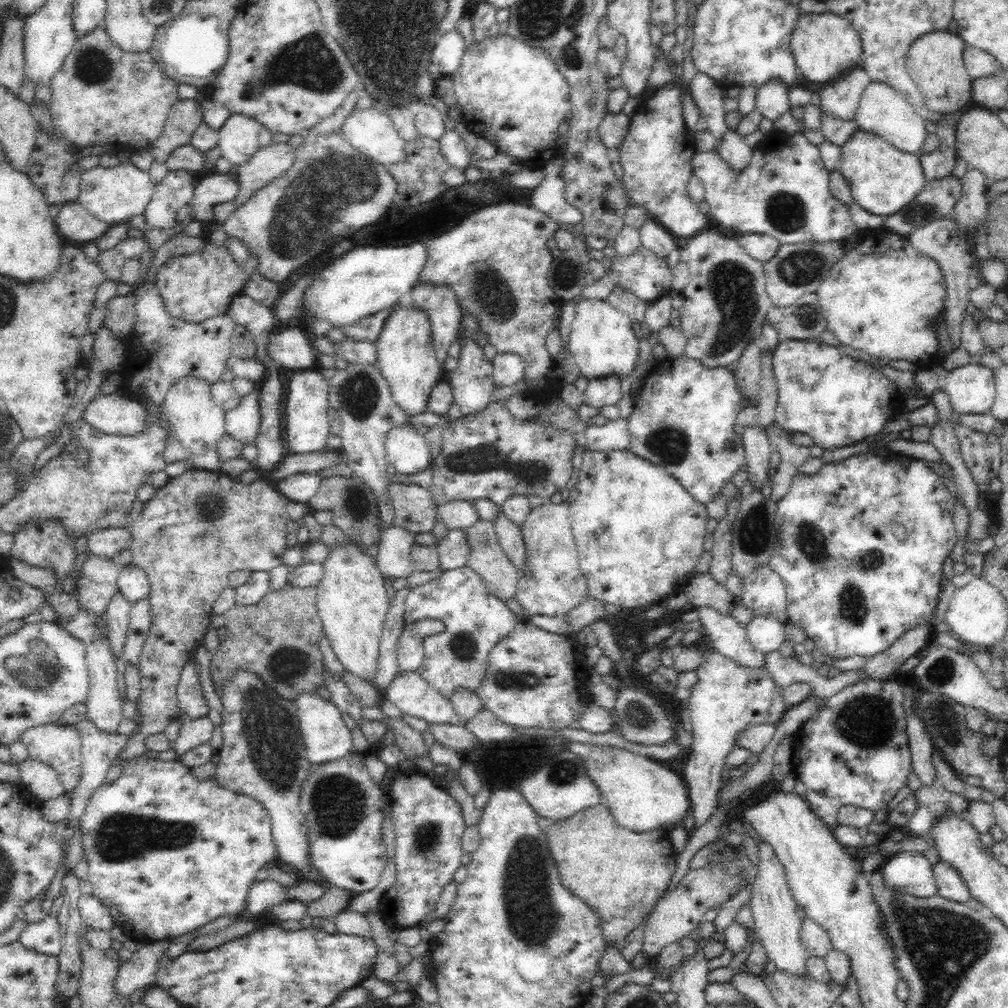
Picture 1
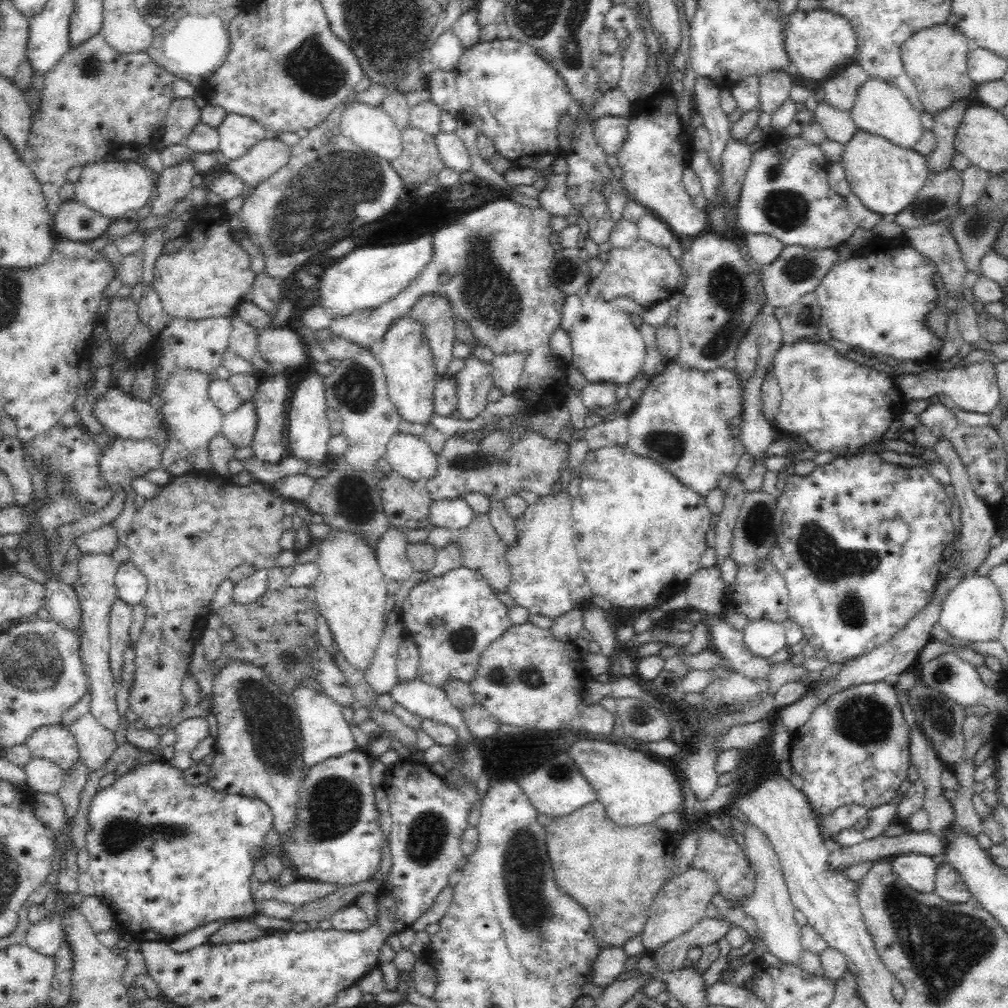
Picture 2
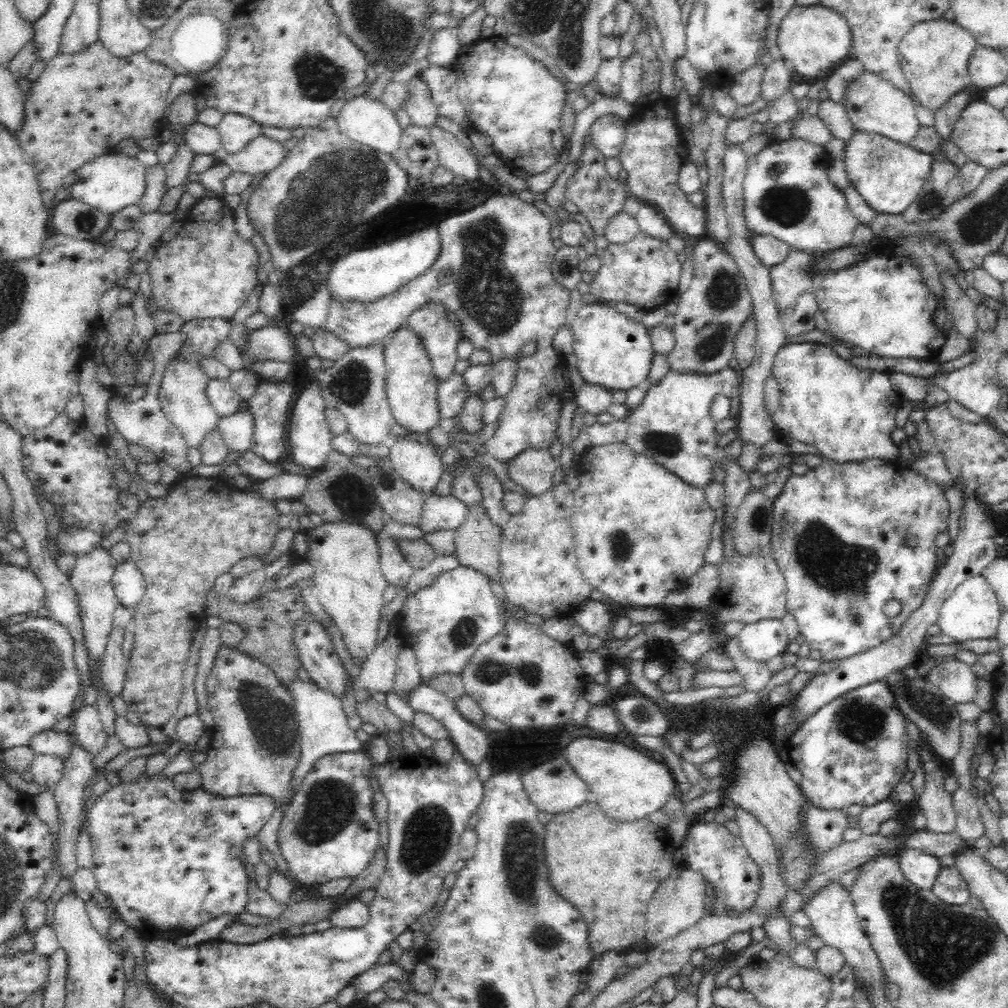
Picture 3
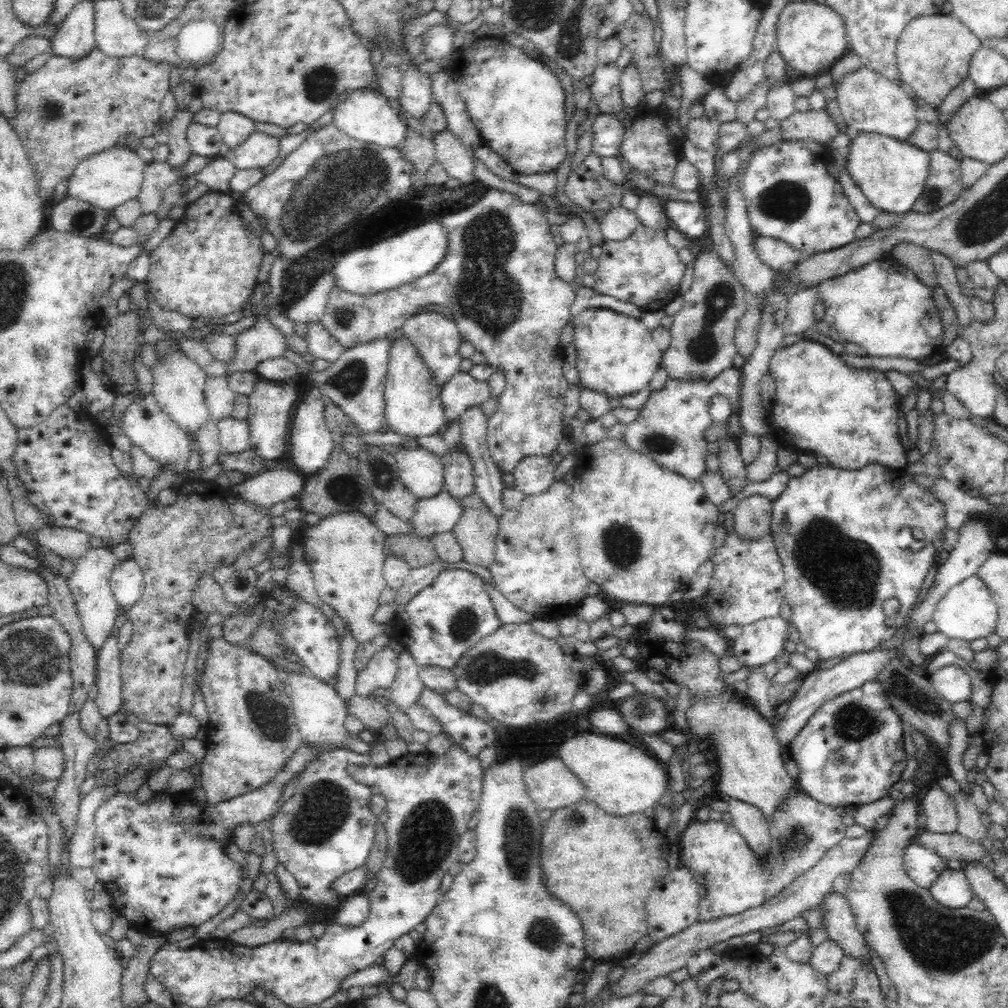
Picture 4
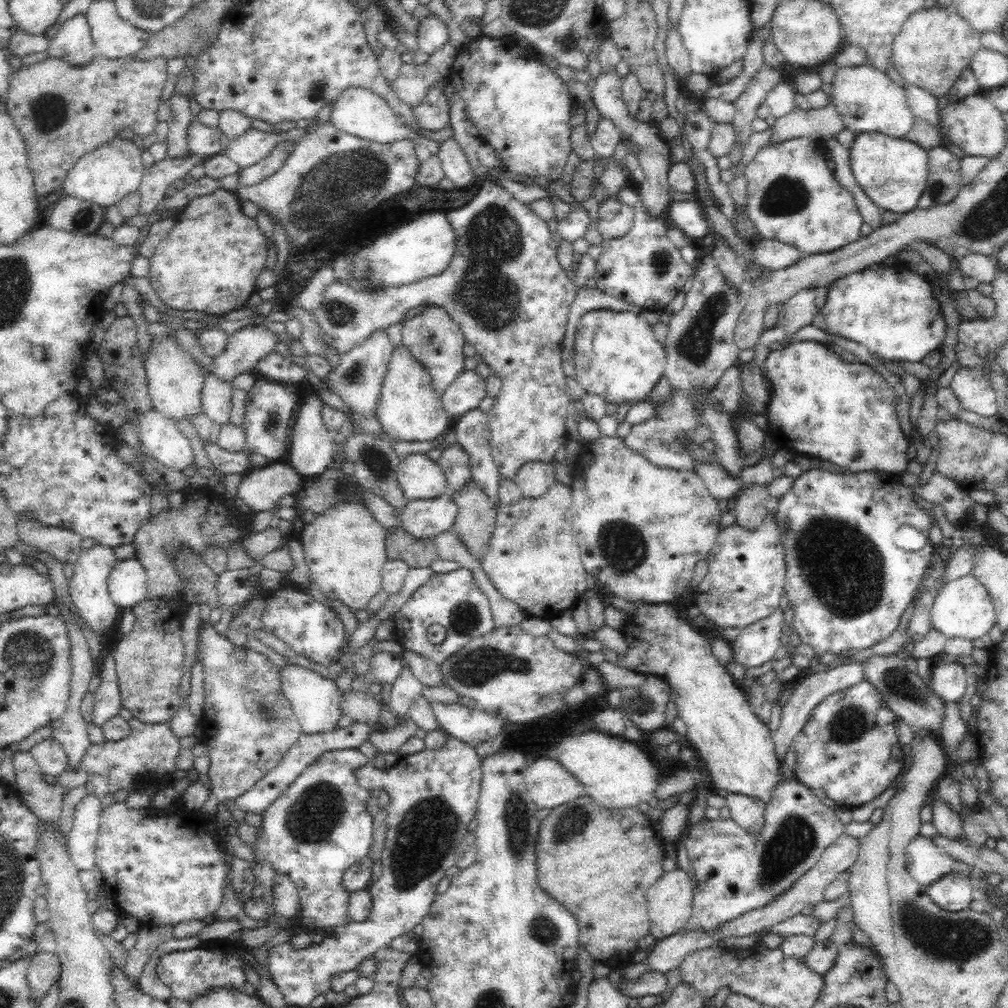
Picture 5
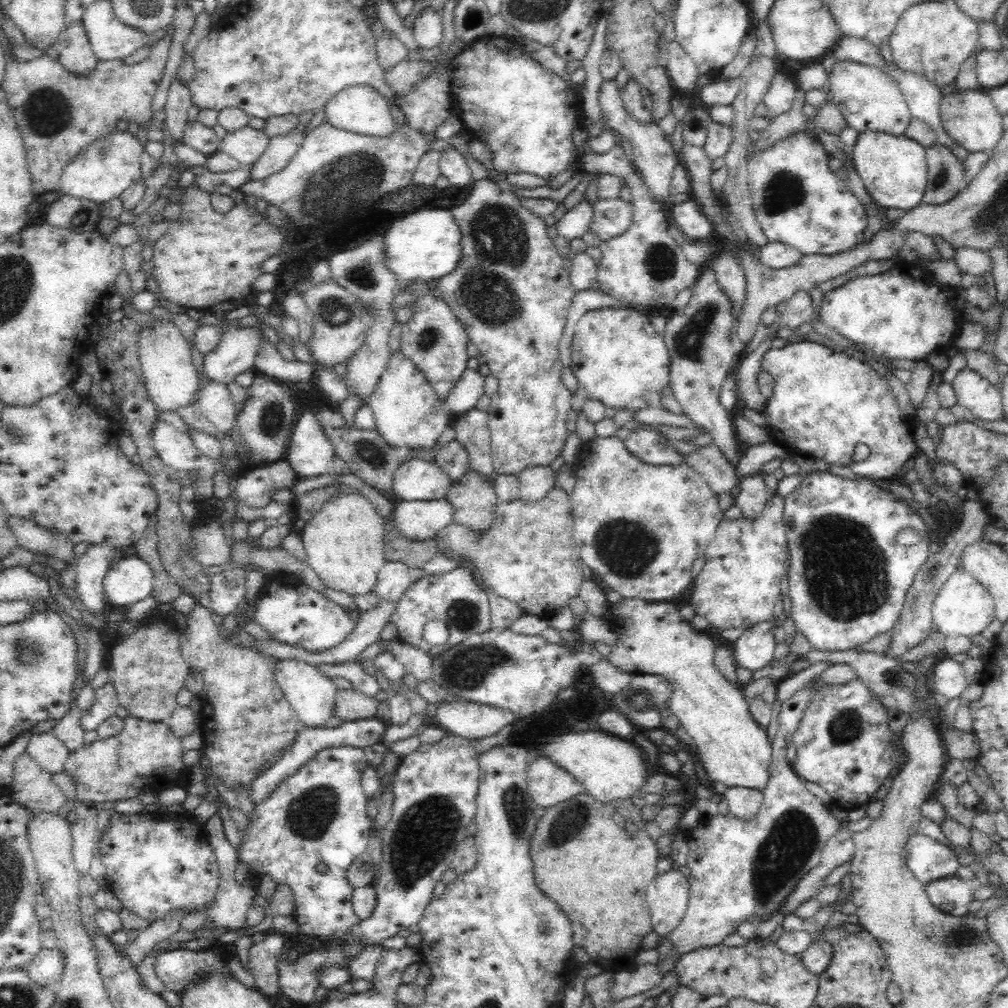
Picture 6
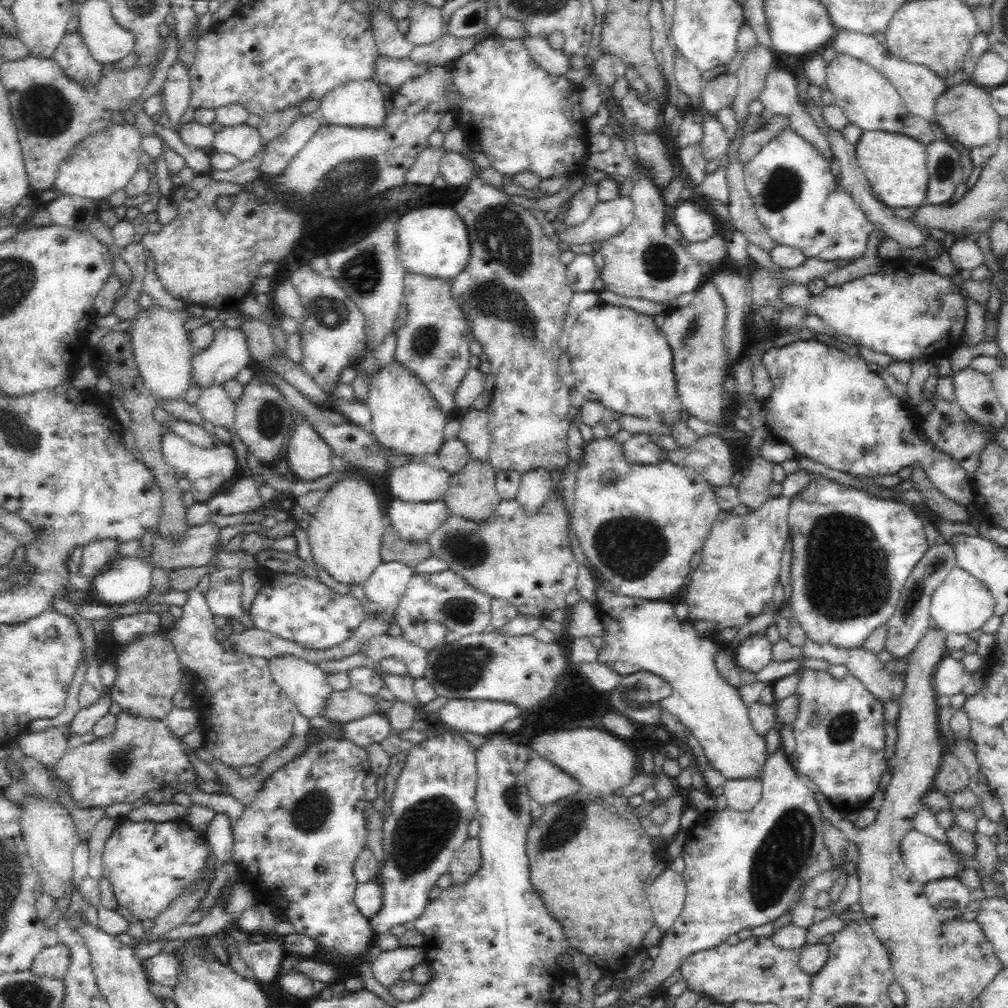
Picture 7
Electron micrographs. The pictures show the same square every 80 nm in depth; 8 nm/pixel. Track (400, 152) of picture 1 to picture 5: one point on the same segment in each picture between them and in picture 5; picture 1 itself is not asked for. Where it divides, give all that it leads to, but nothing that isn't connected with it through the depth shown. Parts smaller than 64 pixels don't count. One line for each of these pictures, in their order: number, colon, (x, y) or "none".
2: (370, 127)
3: (362, 120)
4: (367, 117)
5: (361, 113)

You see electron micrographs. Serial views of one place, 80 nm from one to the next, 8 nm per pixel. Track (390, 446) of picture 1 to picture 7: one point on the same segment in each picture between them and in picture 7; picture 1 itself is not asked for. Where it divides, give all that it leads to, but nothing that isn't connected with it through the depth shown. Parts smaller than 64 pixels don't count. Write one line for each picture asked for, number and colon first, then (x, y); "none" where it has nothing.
2: (410, 456)
3: (417, 463)
4: (421, 471)
5: (420, 477)
6: (415, 479)
7: (413, 482)

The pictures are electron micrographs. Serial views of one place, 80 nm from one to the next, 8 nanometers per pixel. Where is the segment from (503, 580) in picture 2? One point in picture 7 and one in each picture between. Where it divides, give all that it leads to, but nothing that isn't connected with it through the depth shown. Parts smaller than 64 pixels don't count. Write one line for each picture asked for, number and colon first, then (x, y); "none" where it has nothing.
3: (477, 541)
4: (476, 531)
5: (477, 517)
6: (474, 499)
7: (471, 495)

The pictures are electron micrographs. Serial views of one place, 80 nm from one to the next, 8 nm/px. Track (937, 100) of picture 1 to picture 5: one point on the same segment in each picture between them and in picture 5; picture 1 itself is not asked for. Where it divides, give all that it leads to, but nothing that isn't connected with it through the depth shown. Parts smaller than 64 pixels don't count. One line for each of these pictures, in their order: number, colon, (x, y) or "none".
2: (934, 58)
3: (934, 55)
4: (933, 52)
5: (934, 46)

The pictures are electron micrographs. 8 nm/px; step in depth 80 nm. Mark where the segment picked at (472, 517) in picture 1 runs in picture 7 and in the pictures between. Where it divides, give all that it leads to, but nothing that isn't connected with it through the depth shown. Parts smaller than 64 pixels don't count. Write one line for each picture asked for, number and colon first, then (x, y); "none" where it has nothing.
2: (454, 514)
3: (446, 512)
4: (440, 513)
5: (423, 518)
6: (418, 520)
7: (414, 521)

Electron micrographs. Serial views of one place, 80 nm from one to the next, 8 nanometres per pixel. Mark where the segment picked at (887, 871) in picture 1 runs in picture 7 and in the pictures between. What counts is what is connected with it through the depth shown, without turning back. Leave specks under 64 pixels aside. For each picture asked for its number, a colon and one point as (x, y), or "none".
2: (918, 871)
3: (921, 869)
4: (922, 865)
5: (925, 862)
6: (929, 860)
7: (927, 860)

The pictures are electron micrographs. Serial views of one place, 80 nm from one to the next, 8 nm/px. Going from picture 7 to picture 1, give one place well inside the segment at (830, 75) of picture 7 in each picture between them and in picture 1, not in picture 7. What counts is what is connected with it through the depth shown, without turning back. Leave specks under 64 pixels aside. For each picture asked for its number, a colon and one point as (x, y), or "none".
1: (882, 111)
2: (882, 109)
3: (874, 105)
4: (869, 103)
5: (868, 100)
6: (869, 99)

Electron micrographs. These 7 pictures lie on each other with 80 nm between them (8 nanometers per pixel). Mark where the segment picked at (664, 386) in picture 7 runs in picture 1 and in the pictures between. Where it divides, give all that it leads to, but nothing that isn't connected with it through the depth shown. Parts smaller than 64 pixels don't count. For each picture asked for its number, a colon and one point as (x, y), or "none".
1: (602, 342)
2: (607, 347)
3: (612, 351)
4: (616, 354)
5: (617, 357)
6: (617, 356)

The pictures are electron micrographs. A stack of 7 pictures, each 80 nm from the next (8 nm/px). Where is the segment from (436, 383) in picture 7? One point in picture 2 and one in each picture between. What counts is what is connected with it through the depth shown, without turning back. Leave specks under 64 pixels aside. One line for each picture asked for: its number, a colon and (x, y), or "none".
2: (434, 312)
3: (430, 322)
4: (437, 339)
5: (433, 337)
6: (433, 339)

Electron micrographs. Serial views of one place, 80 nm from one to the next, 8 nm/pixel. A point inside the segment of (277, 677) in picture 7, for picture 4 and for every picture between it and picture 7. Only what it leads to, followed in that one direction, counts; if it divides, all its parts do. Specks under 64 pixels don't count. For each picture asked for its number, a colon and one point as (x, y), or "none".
4: (320, 713)
5: (315, 700)
6: (312, 695)

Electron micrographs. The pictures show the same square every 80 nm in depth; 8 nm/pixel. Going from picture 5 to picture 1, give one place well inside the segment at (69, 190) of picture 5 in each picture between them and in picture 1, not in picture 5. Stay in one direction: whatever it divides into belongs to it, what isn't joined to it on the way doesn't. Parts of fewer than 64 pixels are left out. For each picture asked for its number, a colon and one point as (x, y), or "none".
1: (113, 195)
2: (110, 188)
3: (110, 183)
4: (112, 177)

